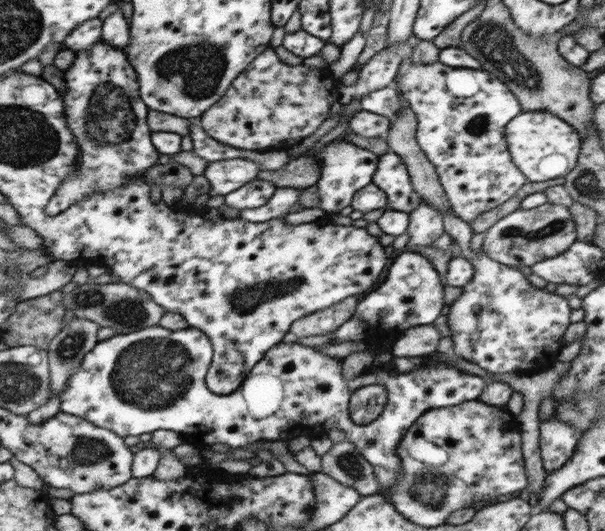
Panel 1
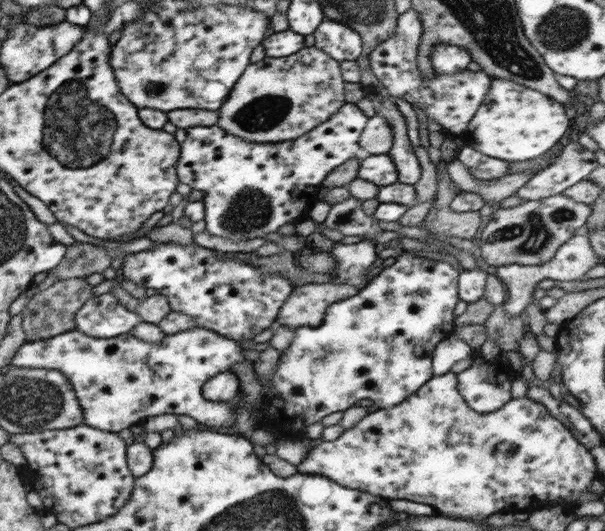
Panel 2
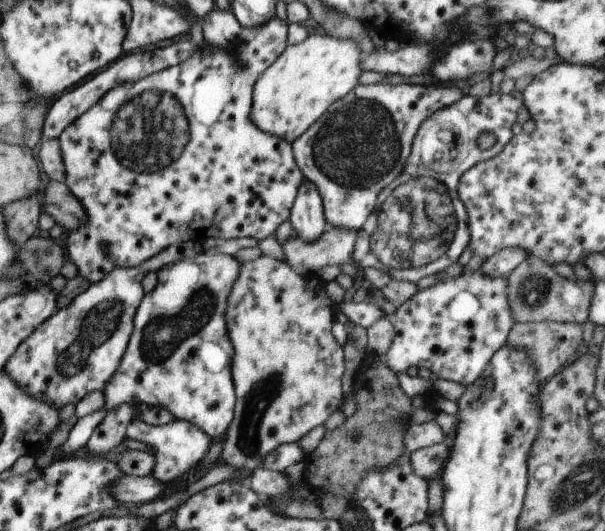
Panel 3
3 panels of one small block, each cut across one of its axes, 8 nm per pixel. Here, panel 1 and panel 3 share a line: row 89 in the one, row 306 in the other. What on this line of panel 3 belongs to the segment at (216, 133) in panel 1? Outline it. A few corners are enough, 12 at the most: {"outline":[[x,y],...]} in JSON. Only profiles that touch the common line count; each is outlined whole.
{"outline":[[262,255],[224,312],[247,471],[342,402],[316,274]]}

